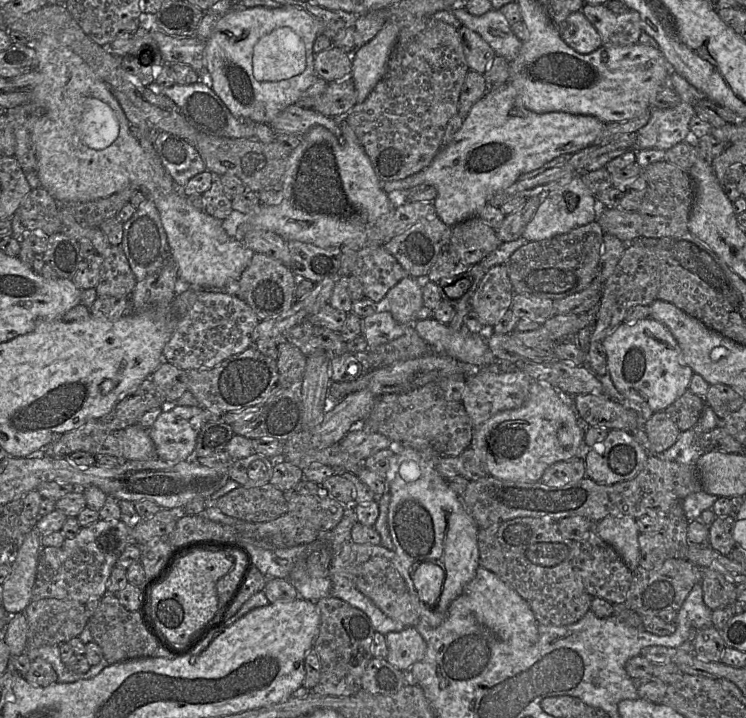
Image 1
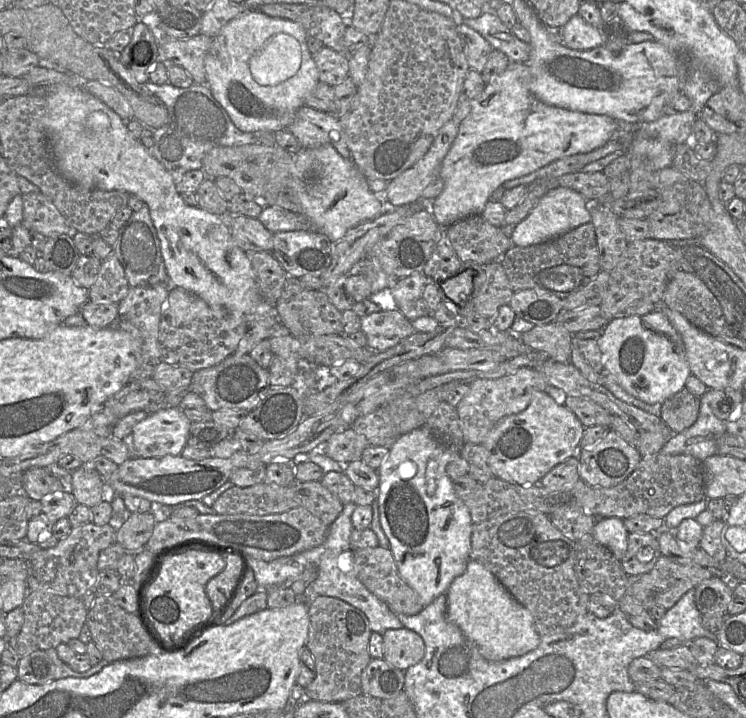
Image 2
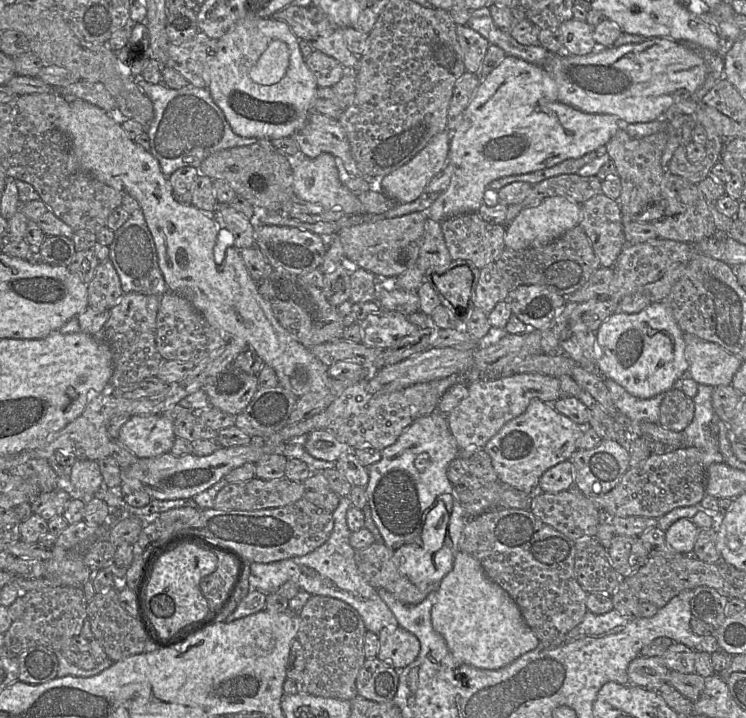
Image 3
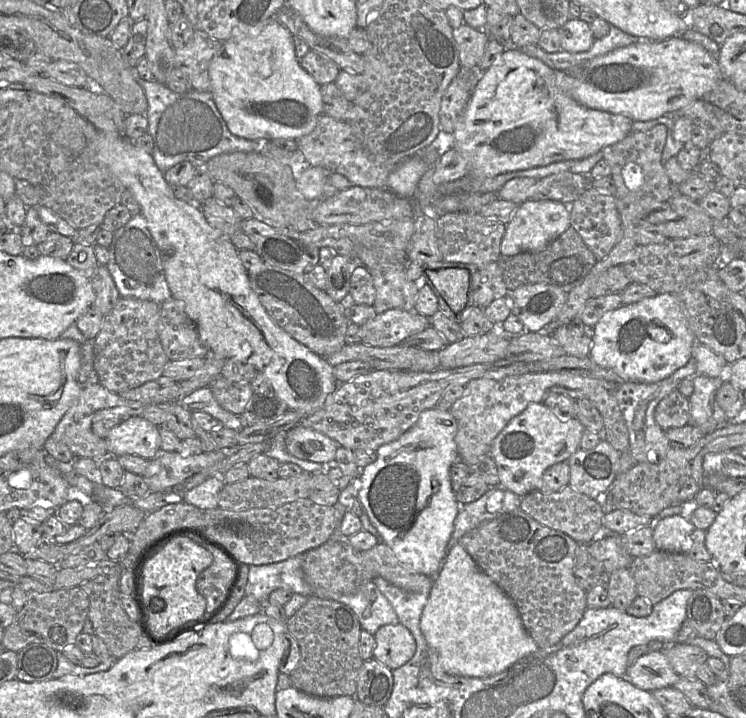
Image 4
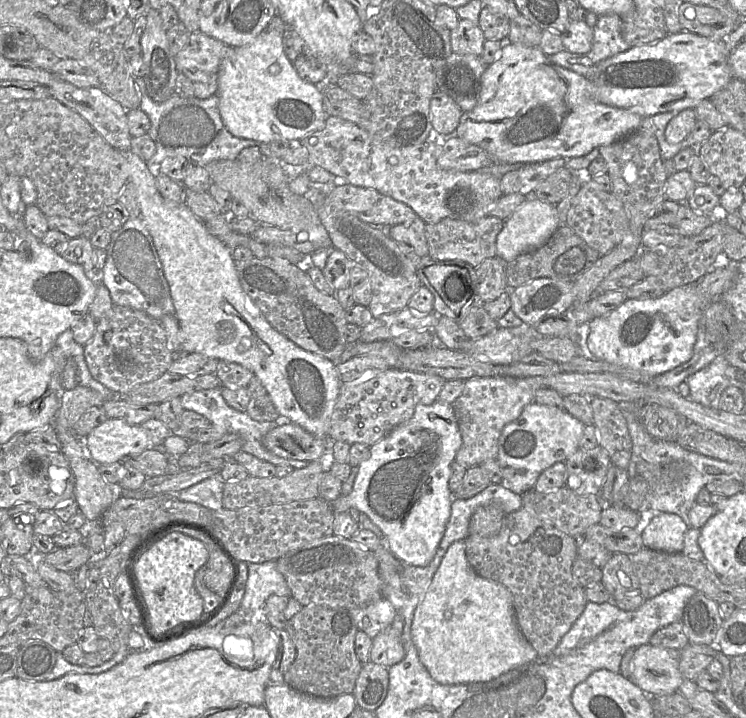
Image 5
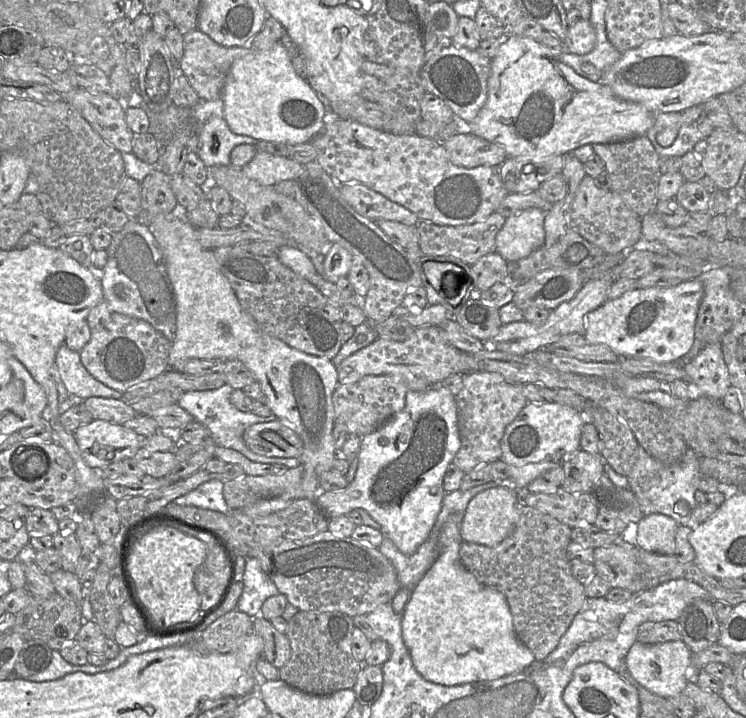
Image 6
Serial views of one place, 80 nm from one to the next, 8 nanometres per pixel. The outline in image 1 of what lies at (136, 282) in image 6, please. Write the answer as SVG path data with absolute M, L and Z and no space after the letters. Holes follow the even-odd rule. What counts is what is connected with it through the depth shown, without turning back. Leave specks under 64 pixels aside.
M146 198L132 217L123 223L123 237L120 246L137 281L159 272L172 260L159 211L151 199Z

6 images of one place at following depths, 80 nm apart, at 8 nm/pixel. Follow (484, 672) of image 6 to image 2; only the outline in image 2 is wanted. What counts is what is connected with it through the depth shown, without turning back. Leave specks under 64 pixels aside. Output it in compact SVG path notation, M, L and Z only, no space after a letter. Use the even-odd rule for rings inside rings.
M470 559L465 572L456 577L446 591L446 618L460 628L475 644L479 653L490 661L522 656L538 647L541 636L537 633L530 611L518 602L504 585L480 562Z

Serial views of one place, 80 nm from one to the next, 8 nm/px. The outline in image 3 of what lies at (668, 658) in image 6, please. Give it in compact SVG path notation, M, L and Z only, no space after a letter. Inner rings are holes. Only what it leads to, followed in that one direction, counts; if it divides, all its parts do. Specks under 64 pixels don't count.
M638 656L628 666L628 678L632 685L642 688L667 683L670 669L659 656Z

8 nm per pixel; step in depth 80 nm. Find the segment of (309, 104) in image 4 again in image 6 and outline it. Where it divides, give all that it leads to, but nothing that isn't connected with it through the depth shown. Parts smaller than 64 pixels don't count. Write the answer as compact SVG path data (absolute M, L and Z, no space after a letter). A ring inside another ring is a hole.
M281 41L268 50L236 61L228 73L221 98L224 119L233 133L286 145L309 142L322 130L328 117L332 117L323 98L296 73Z

